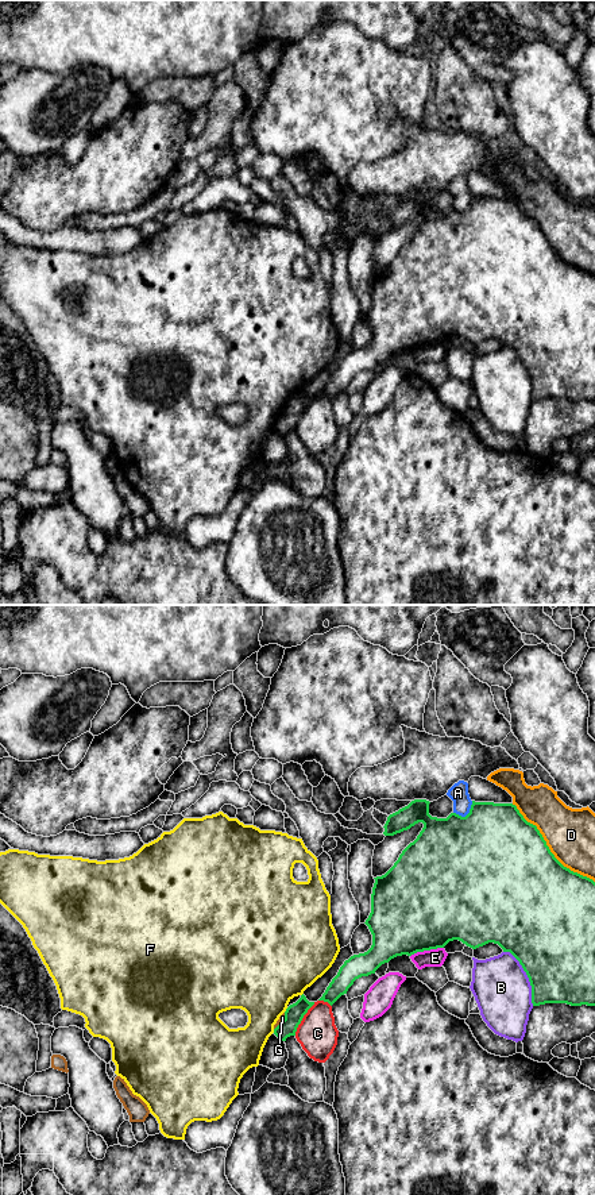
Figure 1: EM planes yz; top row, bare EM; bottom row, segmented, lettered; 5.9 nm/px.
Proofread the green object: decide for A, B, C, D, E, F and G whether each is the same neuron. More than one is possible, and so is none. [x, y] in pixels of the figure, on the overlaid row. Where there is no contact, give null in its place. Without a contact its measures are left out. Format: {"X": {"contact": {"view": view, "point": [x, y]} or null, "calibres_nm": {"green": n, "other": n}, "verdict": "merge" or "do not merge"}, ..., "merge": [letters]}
{"A": {"contact": {"view": "yz", "point": [467, 814]}, "calibres_nm": {"green": 500, "other": 110}, "verdict": "do not merge"}, "B": {"contact": {"view": "yz", "point": [528, 976]}, "calibres_nm": {"green": 480, "other": 340}, "verdict": "do not merge"}, "C": {"contact": {"view": "yz", "point": [302, 1017]}, "calibres_nm": {"green": 110, "other": 240}, "verdict": "do not merge"}, "D": {"contact": {"view": "yz", "point": [548, 848]}, "calibres_nm": {"green": 500, "other": 300}, "verdict": "do not merge"}, "E": {"contact": {"view": "yz", "point": [427, 949]}, "calibres_nm": {"green": 500, "other": 110}, "verdict": "do not merge"}, "F": {"contact": {"view": "yz", "point": [286, 1010]}, "calibres_nm": {"green": 110, "other": 440}, "verdict": "do not merge"}, "G": {"contact": {"view": "yz", "point": [282, 1021]}, "calibres_nm": {"green": 110, "other": 30}, "verdict": "do not merge"}, "merge": []}

